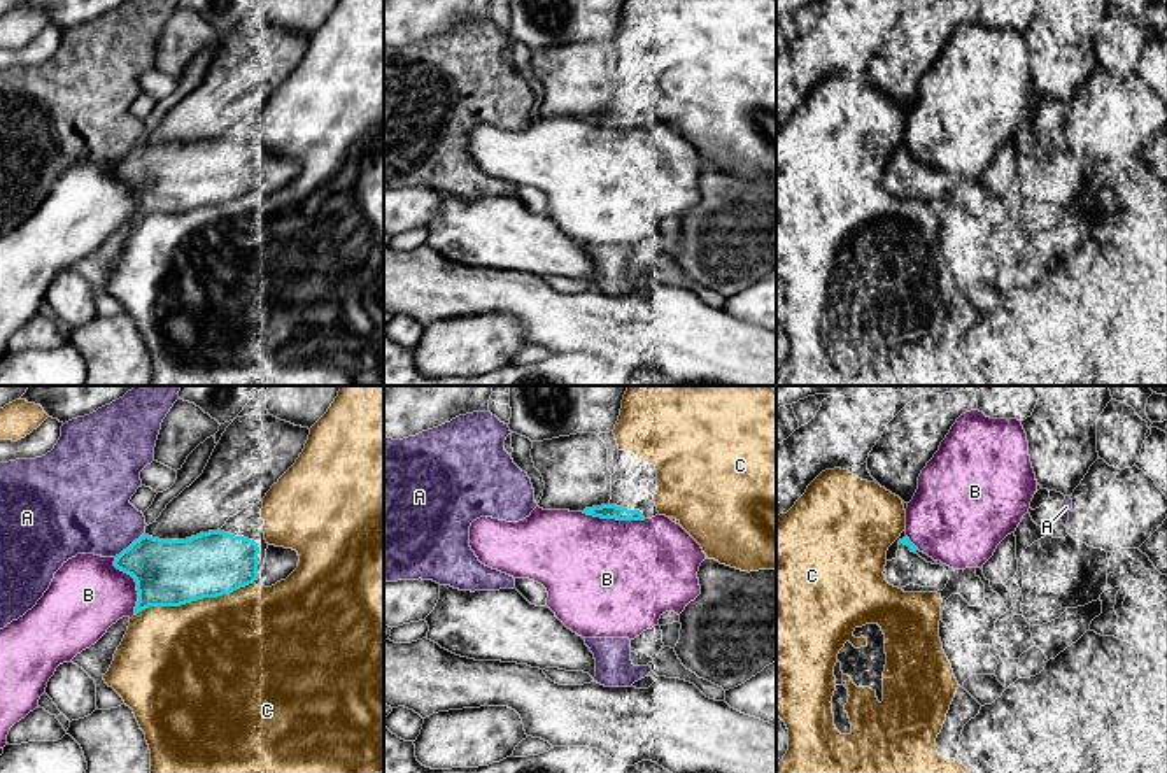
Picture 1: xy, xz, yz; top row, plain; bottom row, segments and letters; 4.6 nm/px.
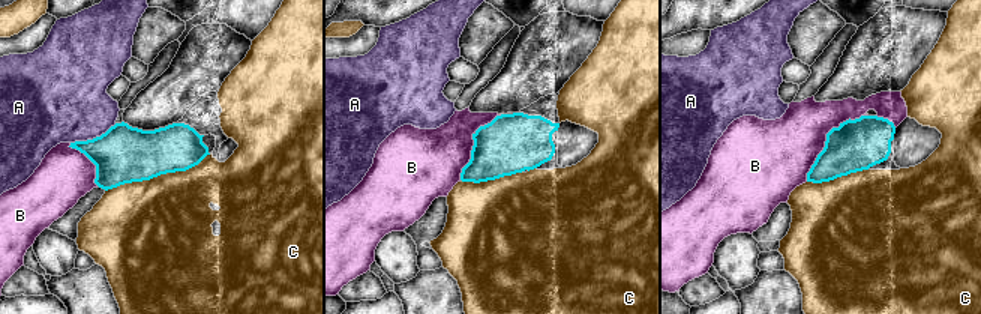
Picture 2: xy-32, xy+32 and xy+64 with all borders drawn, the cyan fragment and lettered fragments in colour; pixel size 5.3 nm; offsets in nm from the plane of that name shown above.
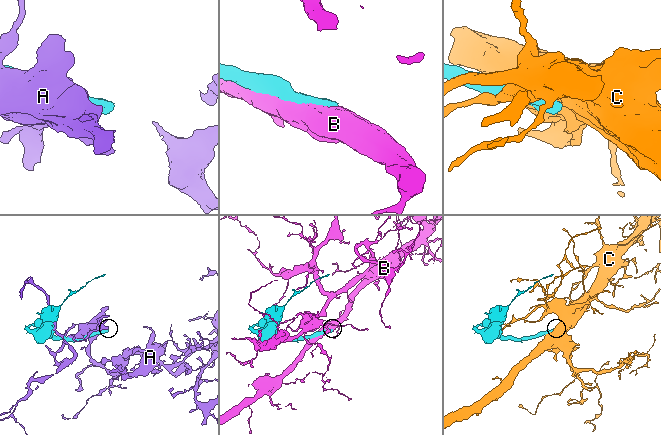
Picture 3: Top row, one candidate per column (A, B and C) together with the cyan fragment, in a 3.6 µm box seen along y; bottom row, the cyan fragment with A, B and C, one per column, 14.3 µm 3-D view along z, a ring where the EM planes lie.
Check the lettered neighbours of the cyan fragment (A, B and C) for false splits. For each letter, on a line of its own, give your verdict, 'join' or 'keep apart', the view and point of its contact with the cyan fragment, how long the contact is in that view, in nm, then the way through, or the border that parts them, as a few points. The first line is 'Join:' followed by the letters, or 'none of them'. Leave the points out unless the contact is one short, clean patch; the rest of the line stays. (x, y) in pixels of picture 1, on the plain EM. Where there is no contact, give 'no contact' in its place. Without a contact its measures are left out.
Join: none of them
A: keep apart; contact xy (128, 155); length 160 nm
B: keep apart; contact xy (137, 191); length 280 nm
C: keep apart; contact xy (193, 207); length 550 nm

